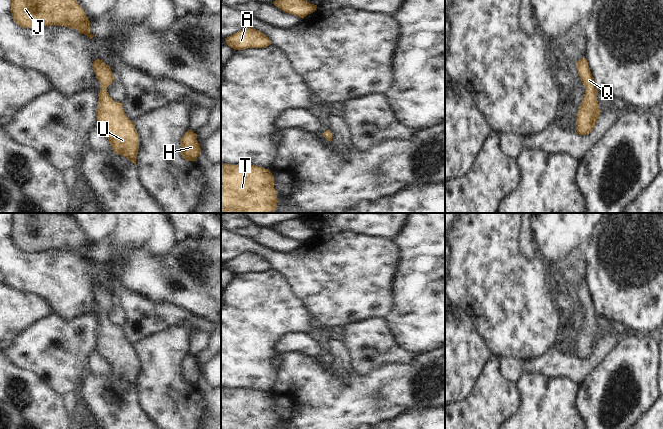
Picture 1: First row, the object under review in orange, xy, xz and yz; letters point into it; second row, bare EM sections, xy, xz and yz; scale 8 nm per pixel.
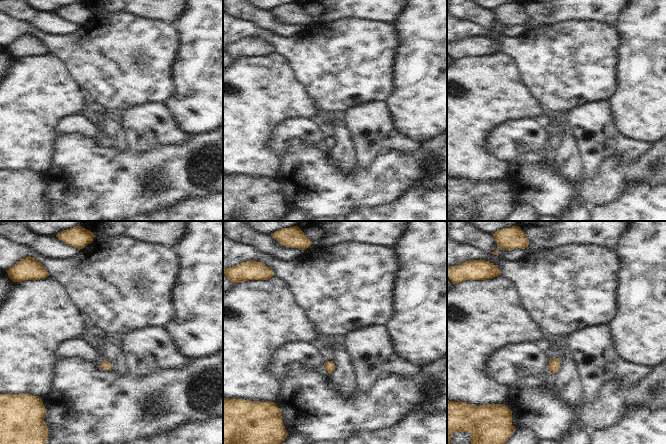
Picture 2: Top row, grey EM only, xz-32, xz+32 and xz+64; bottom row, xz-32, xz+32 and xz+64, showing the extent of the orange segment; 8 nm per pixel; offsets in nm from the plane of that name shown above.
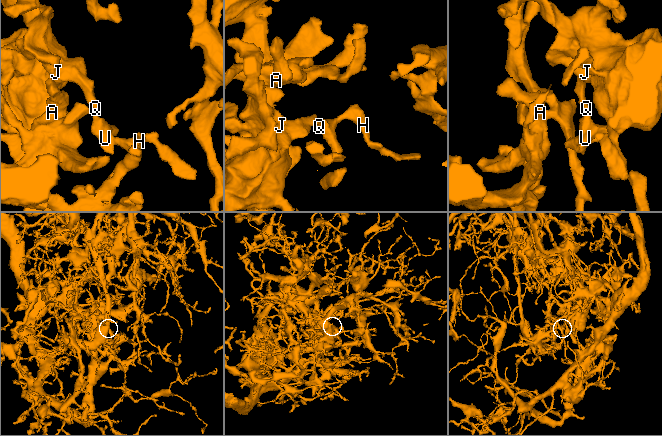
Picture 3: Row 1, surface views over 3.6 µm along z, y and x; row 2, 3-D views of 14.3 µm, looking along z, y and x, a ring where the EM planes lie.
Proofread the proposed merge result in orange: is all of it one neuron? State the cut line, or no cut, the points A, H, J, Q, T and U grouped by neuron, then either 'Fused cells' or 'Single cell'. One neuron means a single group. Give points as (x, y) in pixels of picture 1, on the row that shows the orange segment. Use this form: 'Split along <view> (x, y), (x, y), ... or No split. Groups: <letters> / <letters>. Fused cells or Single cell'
No split. Groups: A H J Q T U. Single cell.

